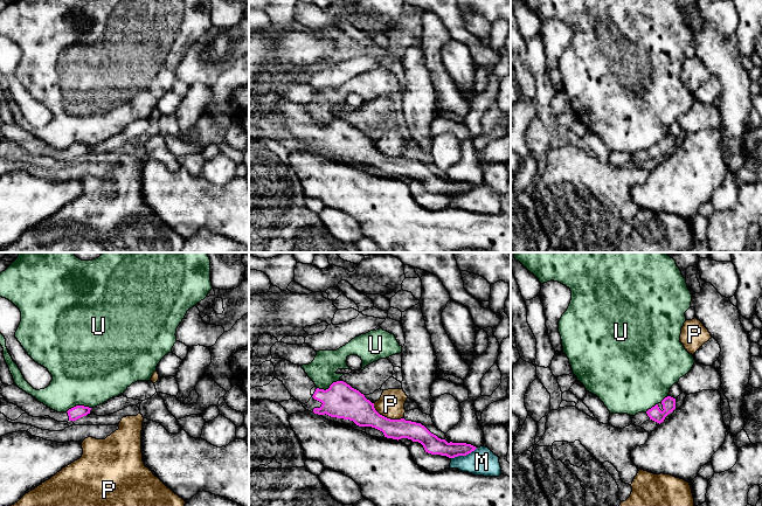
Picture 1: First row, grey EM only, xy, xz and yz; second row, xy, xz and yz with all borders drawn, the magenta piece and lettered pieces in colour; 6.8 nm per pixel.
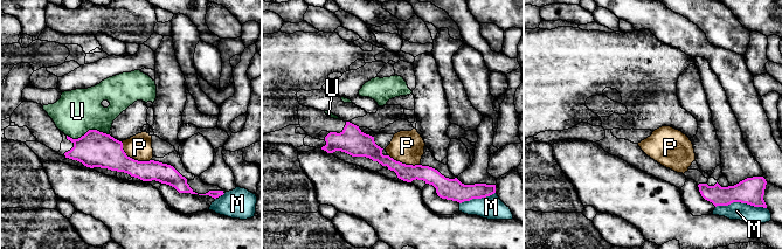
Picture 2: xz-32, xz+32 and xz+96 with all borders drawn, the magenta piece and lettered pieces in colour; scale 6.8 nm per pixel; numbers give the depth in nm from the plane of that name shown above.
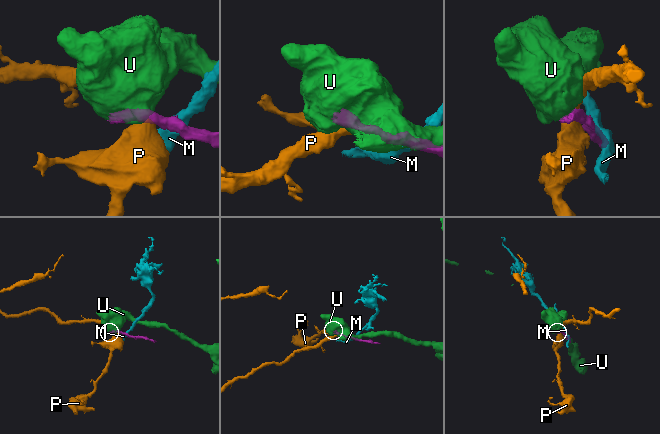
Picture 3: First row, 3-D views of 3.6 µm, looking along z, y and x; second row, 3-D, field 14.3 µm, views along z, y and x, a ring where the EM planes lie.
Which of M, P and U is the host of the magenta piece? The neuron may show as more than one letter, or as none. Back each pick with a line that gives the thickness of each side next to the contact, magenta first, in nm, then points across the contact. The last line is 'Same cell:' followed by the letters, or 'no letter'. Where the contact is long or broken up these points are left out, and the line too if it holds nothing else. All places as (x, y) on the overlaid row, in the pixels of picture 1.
Same cell: no letter

